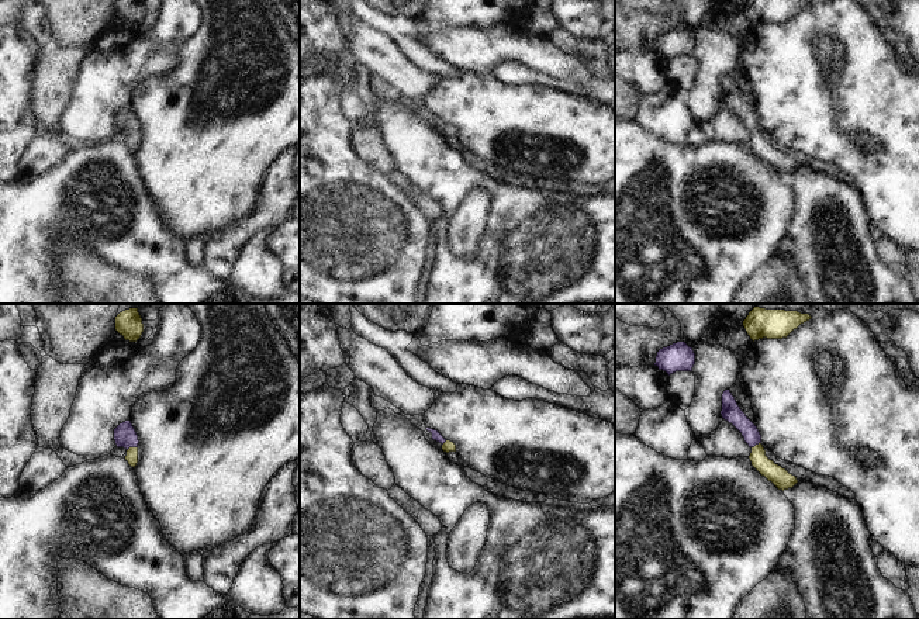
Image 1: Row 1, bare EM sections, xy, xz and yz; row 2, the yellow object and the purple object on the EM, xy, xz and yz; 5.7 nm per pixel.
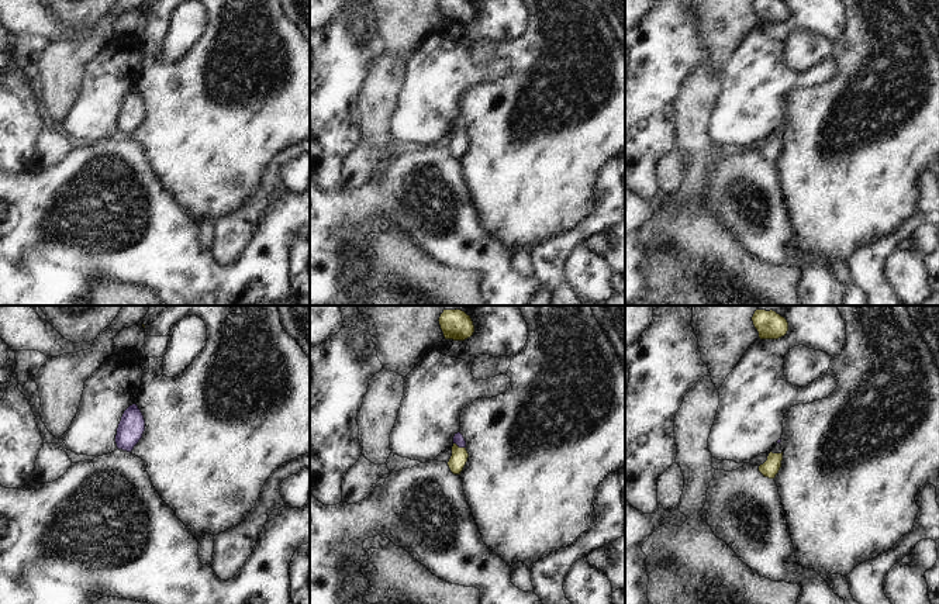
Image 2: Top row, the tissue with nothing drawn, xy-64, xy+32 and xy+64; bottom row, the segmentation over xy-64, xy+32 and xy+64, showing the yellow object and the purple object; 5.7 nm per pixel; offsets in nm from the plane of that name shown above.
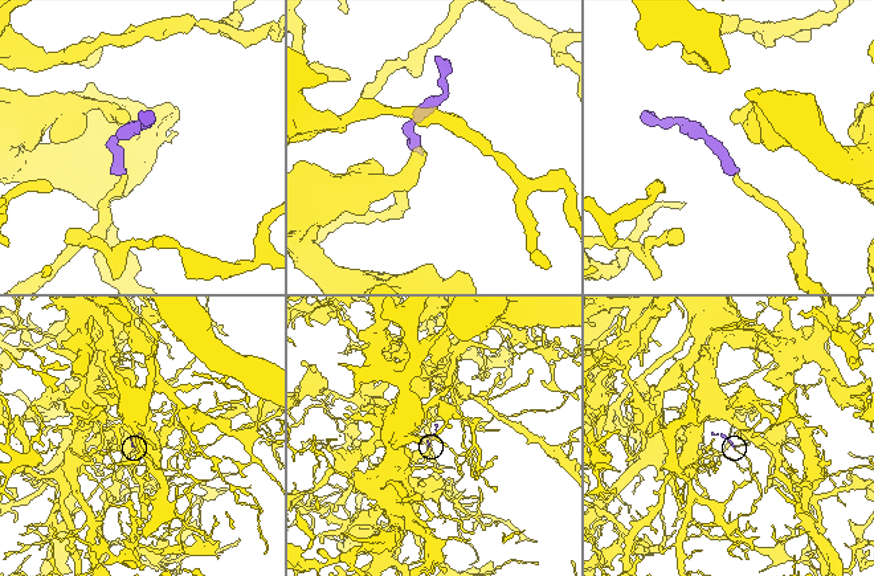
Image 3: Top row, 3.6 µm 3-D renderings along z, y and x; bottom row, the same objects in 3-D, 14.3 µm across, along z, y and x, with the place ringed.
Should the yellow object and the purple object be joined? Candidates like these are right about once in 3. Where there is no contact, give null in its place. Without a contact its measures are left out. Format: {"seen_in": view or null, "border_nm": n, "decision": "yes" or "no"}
{"seen_in": "xy", "border_nm": 70, "decision": "yes"}

